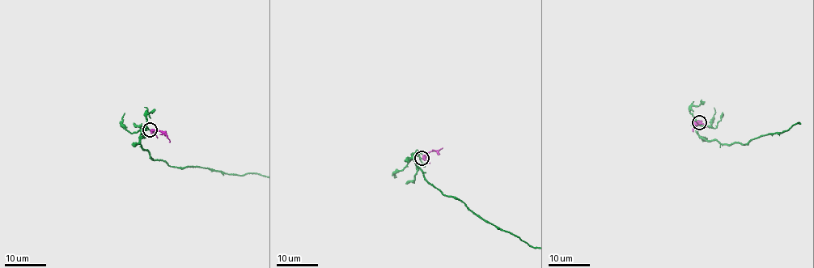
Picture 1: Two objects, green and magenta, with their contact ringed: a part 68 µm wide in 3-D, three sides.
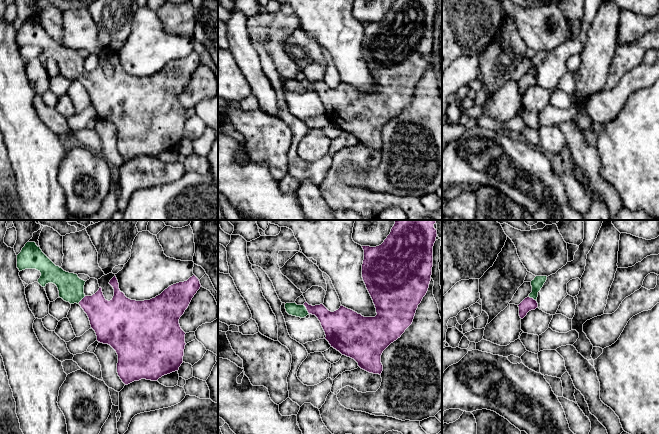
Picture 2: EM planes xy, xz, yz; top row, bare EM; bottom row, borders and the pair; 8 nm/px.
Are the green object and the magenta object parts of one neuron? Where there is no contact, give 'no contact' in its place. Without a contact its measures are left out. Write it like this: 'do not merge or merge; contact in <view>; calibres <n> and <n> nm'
merge; contact in xz; calibres 100 and 190 nm

